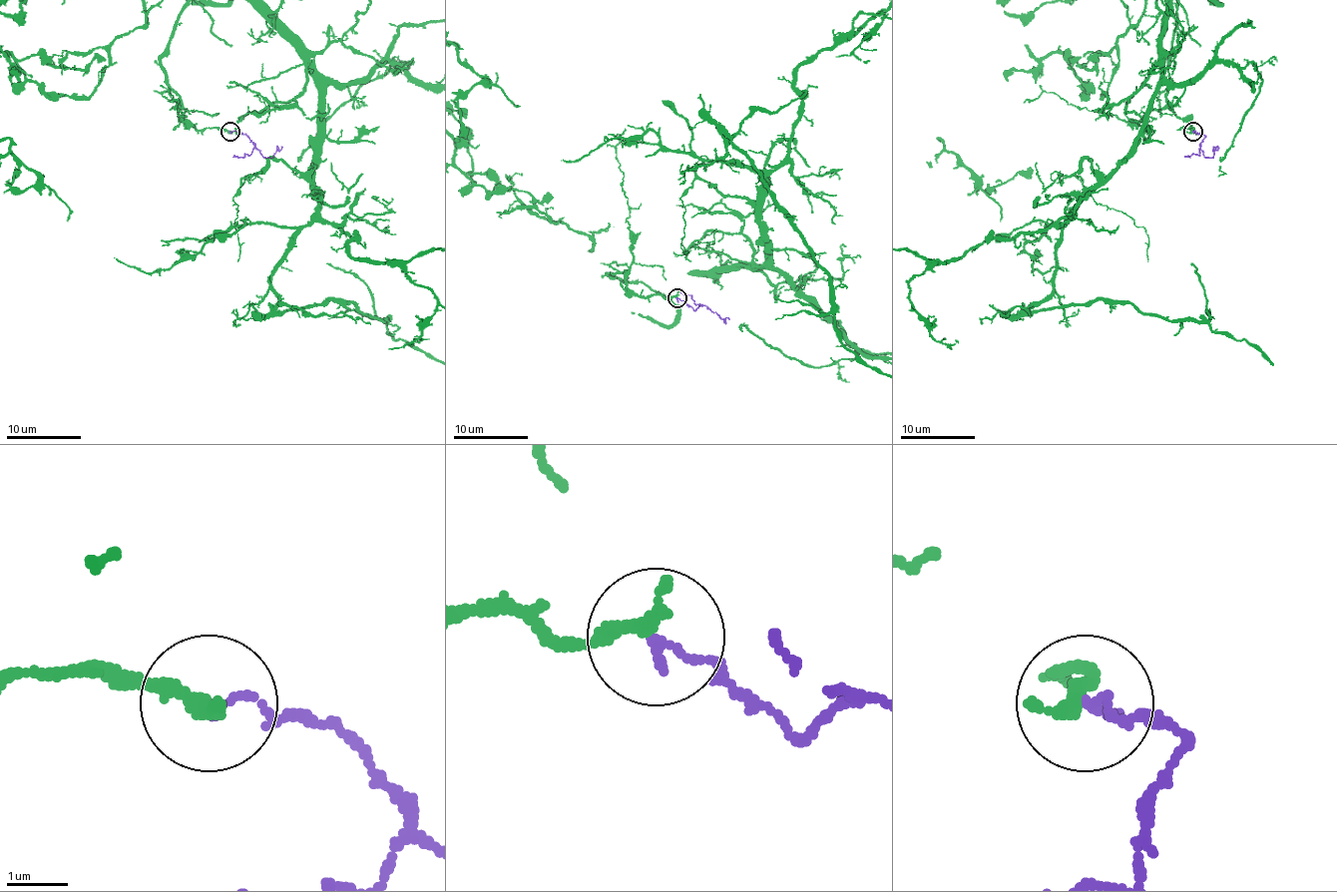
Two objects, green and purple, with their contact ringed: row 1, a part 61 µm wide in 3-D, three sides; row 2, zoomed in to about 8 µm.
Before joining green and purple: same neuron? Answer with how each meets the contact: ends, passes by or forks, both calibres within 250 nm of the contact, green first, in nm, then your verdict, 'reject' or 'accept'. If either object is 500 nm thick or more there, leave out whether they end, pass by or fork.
green ends | purple ends | 320/160 nm | accept

